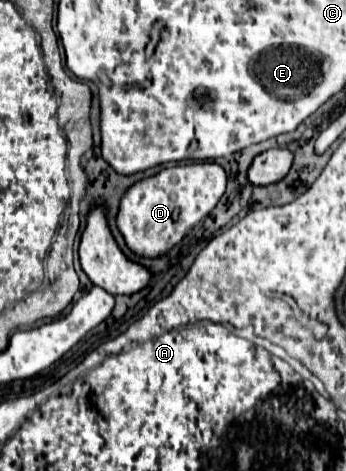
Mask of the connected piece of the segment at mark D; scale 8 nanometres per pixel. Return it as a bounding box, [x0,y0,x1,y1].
[118,163,226,259]

